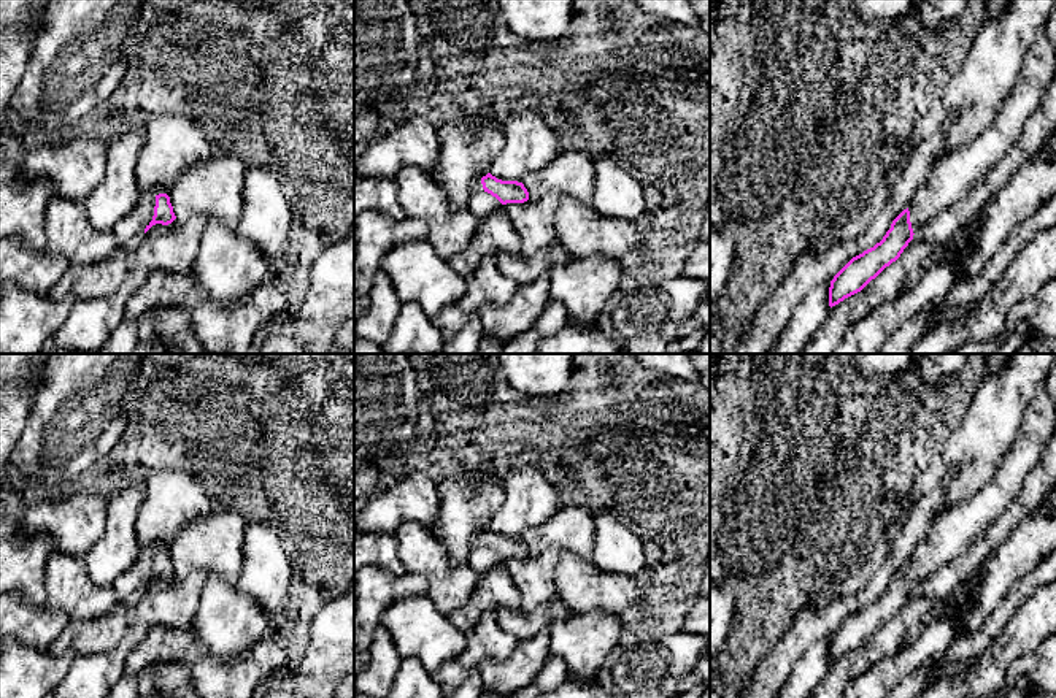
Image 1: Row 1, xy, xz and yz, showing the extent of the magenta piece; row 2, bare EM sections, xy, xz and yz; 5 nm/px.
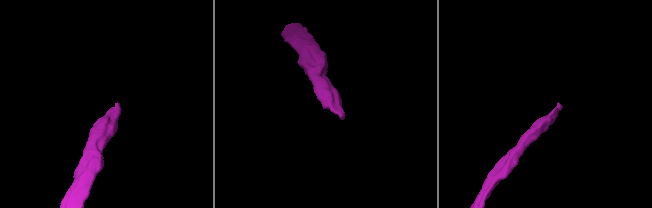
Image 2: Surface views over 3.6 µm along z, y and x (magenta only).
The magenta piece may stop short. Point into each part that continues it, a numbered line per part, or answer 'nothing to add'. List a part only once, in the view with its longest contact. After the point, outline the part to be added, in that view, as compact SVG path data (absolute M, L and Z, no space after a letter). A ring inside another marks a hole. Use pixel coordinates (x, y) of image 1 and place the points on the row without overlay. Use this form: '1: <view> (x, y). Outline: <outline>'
1: xy (135, 578). Outline: M143 547L138 550L138 558L133 563L133 566L113 582L114 592L119 600L124 600L133 592L145 587L145 584L152 576L154 562L156 562L154 549Z

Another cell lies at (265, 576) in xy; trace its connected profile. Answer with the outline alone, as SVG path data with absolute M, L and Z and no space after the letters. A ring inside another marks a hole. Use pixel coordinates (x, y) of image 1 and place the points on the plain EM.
M246 524L237 592L252 598L272 619L286 601L289 584L291 558L279 536L264 524Z

